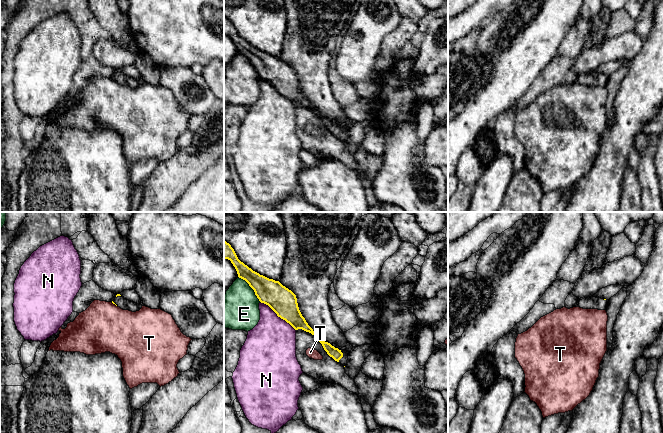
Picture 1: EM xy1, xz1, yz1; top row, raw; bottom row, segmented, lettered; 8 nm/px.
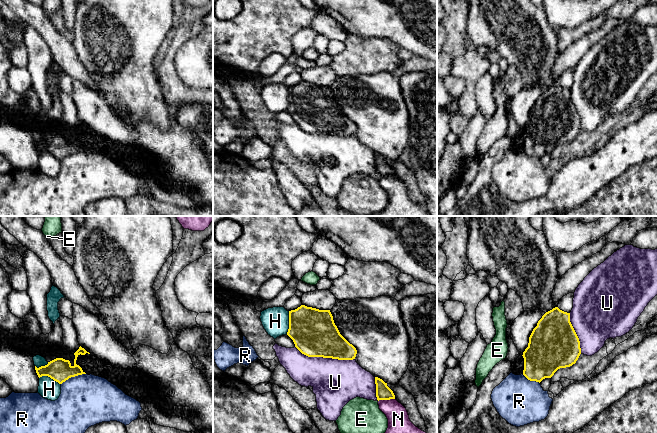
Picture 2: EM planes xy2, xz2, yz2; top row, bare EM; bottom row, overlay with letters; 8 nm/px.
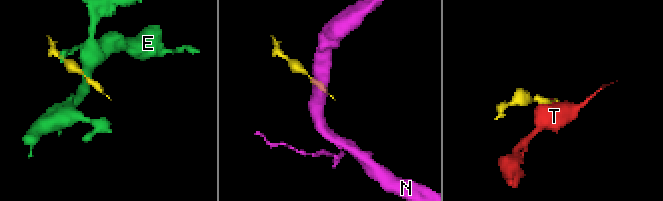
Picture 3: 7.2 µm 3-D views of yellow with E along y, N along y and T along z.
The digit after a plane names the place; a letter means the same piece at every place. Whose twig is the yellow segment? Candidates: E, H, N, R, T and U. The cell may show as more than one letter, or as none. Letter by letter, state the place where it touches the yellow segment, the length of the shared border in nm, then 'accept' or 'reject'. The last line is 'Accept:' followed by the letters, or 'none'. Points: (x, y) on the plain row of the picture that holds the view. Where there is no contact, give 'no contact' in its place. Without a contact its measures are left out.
E: meets yellow in xz1 at (251, 63); contact 280 nm long; reject
H: meets yellow in xz2 at (289, 98); contact 190 nm long; reject
N: meets yellow in xz1 at (278, 92); contact 380 nm long; reject
R: meets yellow in xy2 at (73, 152); contact 220 nm long; reject
T: meets yellow in xy1 at (114, 79); contact 60 nm long; reject
U: meets yellow in xz2 at (325, 133); contact 500 nm long; reject
Accept: none

